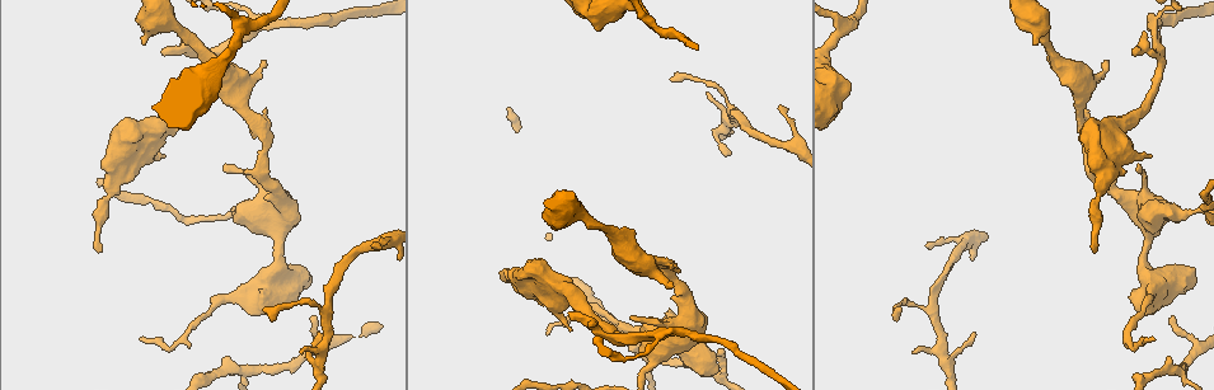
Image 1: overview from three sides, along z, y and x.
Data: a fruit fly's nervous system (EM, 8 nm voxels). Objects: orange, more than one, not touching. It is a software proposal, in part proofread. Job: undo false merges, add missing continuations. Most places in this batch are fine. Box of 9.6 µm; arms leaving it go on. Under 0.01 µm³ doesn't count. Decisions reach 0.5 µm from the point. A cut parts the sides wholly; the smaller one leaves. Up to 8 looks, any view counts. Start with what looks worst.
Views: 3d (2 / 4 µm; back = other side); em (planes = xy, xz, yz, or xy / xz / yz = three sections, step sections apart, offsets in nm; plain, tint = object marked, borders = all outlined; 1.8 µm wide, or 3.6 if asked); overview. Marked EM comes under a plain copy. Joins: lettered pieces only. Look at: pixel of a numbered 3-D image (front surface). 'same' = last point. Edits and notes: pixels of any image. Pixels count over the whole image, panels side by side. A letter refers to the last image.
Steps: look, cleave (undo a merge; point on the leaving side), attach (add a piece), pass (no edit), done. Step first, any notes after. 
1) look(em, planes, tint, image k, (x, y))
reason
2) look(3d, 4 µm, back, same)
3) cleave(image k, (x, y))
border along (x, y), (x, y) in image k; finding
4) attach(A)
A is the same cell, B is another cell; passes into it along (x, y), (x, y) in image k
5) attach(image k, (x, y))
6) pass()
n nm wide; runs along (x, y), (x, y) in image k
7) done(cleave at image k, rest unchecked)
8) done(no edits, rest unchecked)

look(em, xz, step 4, tint, image 1, (725, 353))
an open end

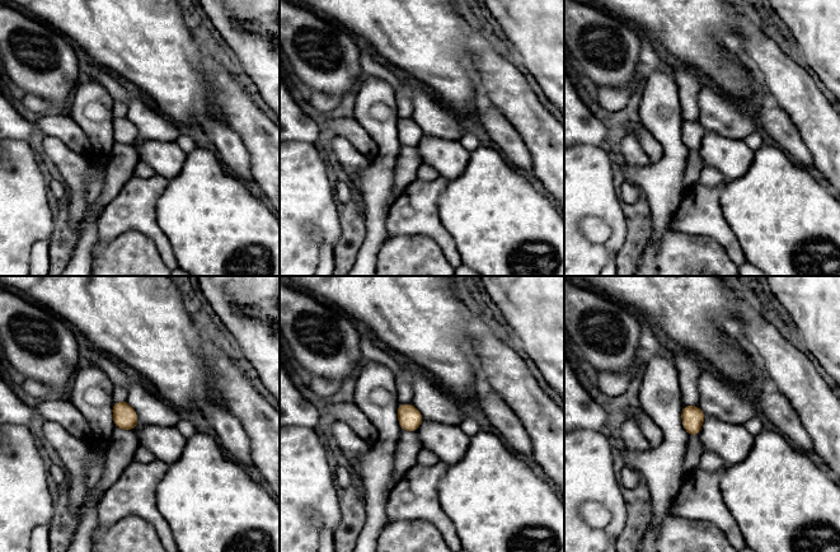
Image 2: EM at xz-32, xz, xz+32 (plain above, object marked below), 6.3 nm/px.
look(em, xz, step 4, borders, same)
what lies round it

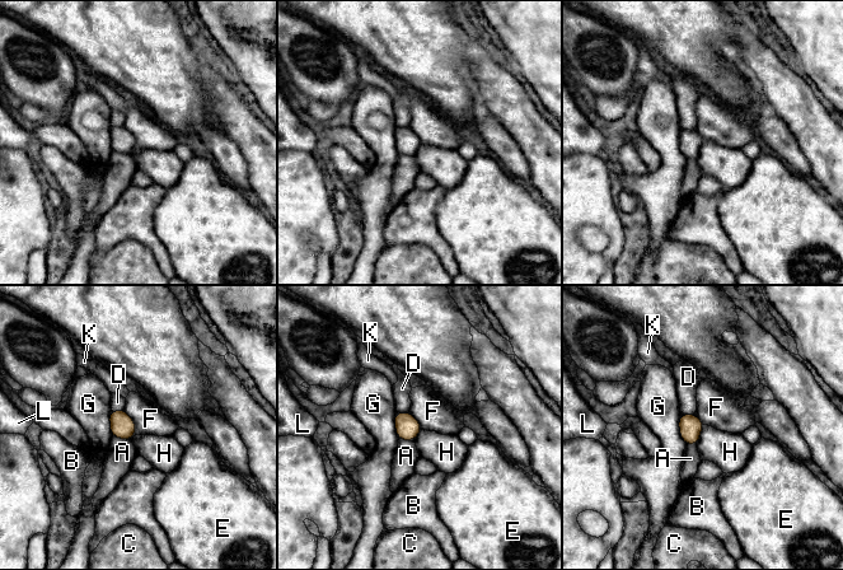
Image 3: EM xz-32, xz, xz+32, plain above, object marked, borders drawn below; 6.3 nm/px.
pass()
F touches over 200 nm; A, B, C, D, E, F, G, H, K and L are other cells; border along (123, 410), (134, 423), (131, 439) in image 3; no lettered piece goes on from it

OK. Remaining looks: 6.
look(3d, 4 µm, image 1, (567, 313))
free end

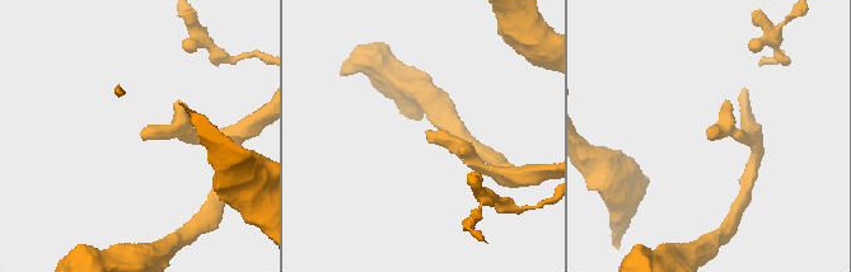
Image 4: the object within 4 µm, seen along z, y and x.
look(em, planes, borders, image 4, (142, 134))

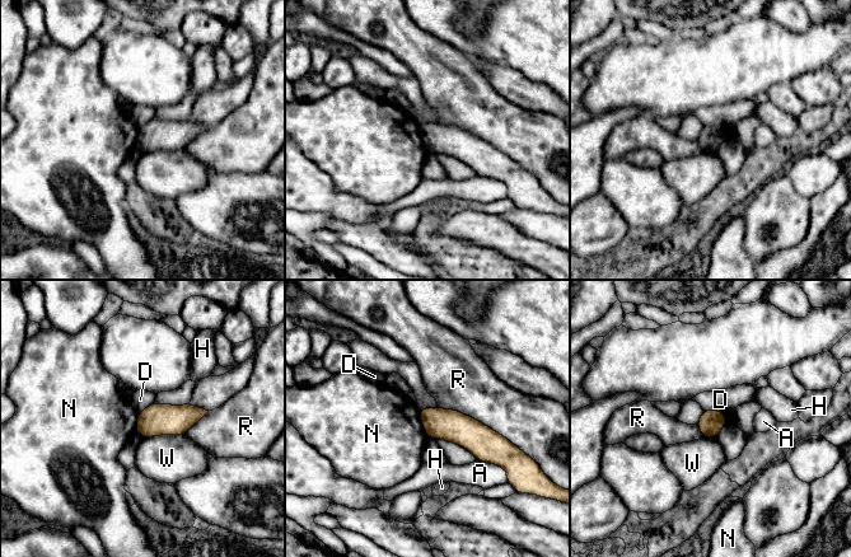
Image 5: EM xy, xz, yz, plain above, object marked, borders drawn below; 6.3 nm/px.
pass()
150 nm wide; R touches over 550 nm; A, D, H, N, R and W are other cells; no lettered piece goes on from it

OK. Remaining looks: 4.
look(3d, 2 µm, image 1, (1150, 158))
an open end

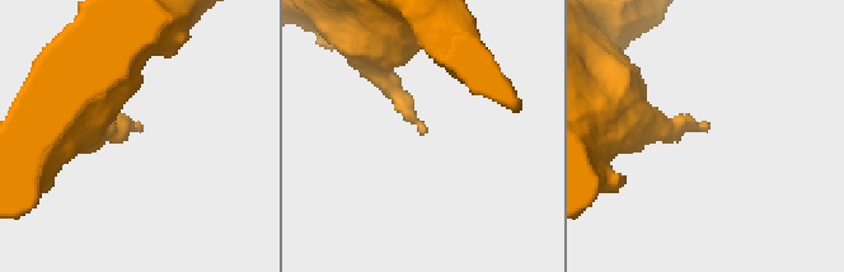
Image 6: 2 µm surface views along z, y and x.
look(em, xy, step 16, tint, image 6, (138, 129))

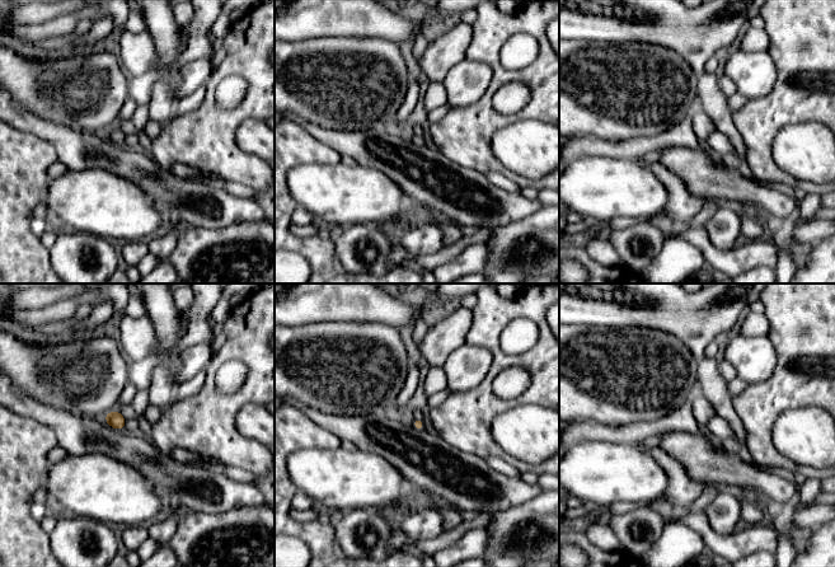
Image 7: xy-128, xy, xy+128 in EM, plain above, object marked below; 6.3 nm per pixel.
look(em, planes, borders, same)
cut it another way

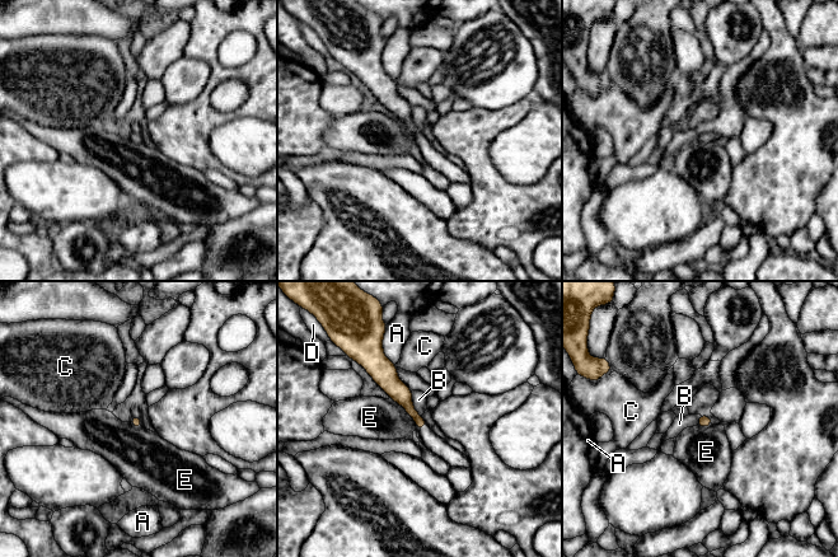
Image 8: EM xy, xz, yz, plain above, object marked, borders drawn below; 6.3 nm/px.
pass()
A, B, C, D and E are other cells; border along (391, 397), (403, 407), (420, 430) in image 8; none of them fits

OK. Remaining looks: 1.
done(no edits, rest unchecked)

